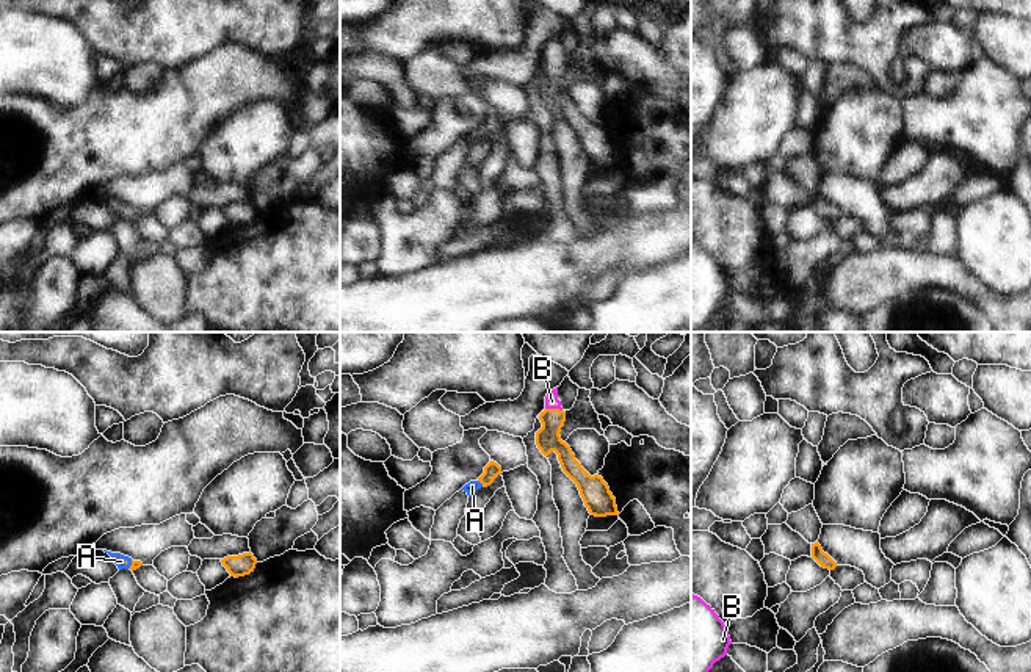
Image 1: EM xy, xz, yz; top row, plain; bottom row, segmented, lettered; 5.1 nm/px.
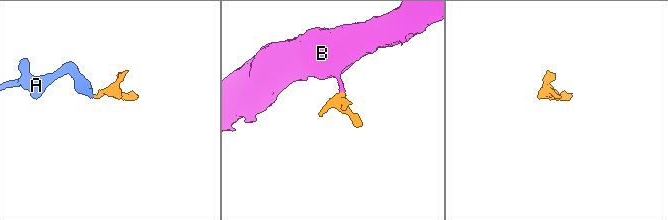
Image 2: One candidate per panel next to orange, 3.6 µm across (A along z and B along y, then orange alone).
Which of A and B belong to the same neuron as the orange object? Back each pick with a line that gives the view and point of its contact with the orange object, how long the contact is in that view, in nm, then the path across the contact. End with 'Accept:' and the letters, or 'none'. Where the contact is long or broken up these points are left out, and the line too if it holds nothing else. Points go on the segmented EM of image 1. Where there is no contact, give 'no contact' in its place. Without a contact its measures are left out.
A: xz (480, 481) | 50 nm | across xz (492, 469), (480, 481), (472, 486)
B: xz (553, 409) | 90 nm | across xz (547, 439), (553, 409), (552, 401)
Accept: A, B

